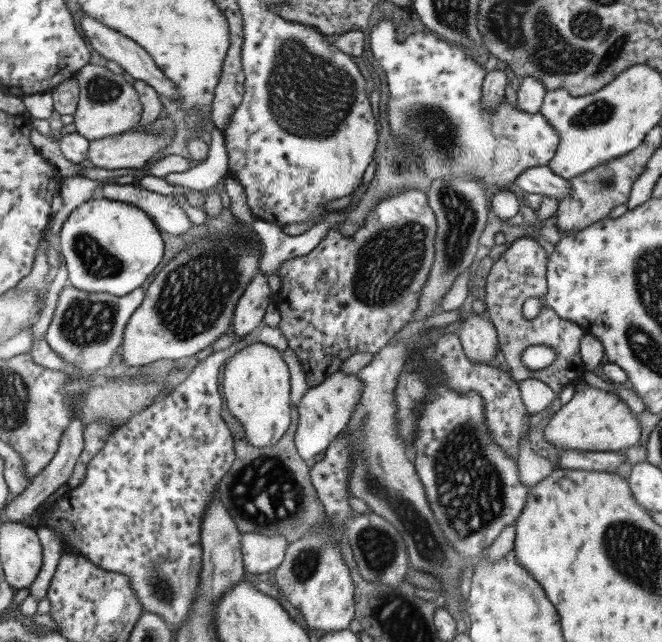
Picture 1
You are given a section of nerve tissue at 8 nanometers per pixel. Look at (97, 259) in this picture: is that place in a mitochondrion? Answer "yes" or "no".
yes

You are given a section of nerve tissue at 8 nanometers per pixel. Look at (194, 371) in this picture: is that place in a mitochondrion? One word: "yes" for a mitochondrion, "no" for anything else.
no

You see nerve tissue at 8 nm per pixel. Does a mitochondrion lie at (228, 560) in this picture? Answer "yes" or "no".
no

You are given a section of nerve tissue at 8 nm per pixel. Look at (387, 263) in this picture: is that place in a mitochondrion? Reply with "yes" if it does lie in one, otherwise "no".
yes

